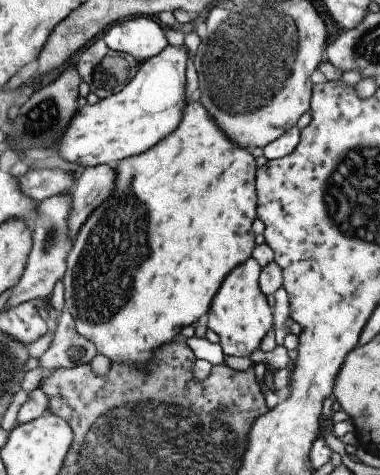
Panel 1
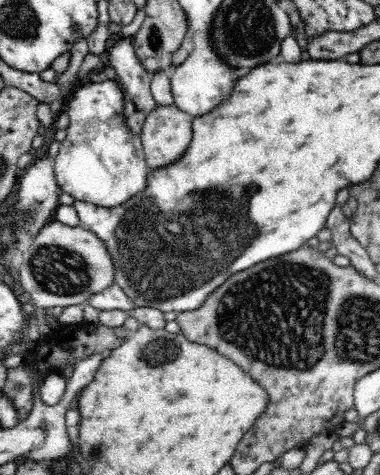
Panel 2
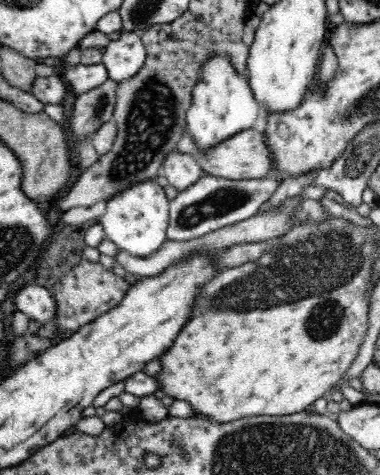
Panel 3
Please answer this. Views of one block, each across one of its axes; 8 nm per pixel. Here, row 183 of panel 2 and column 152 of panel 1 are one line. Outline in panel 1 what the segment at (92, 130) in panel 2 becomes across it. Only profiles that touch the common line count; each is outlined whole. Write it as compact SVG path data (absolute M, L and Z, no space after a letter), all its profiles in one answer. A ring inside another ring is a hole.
M167 46L157 56L139 64L137 74L125 84L125 88L109 98L99 100L95 106L87 104L77 110L75 118L67 126L63 140L51 150L53 156L77 162L85 168L93 166L115 166L125 158L137 156L159 140L171 136L179 128L185 110L185 60L183 48Z

